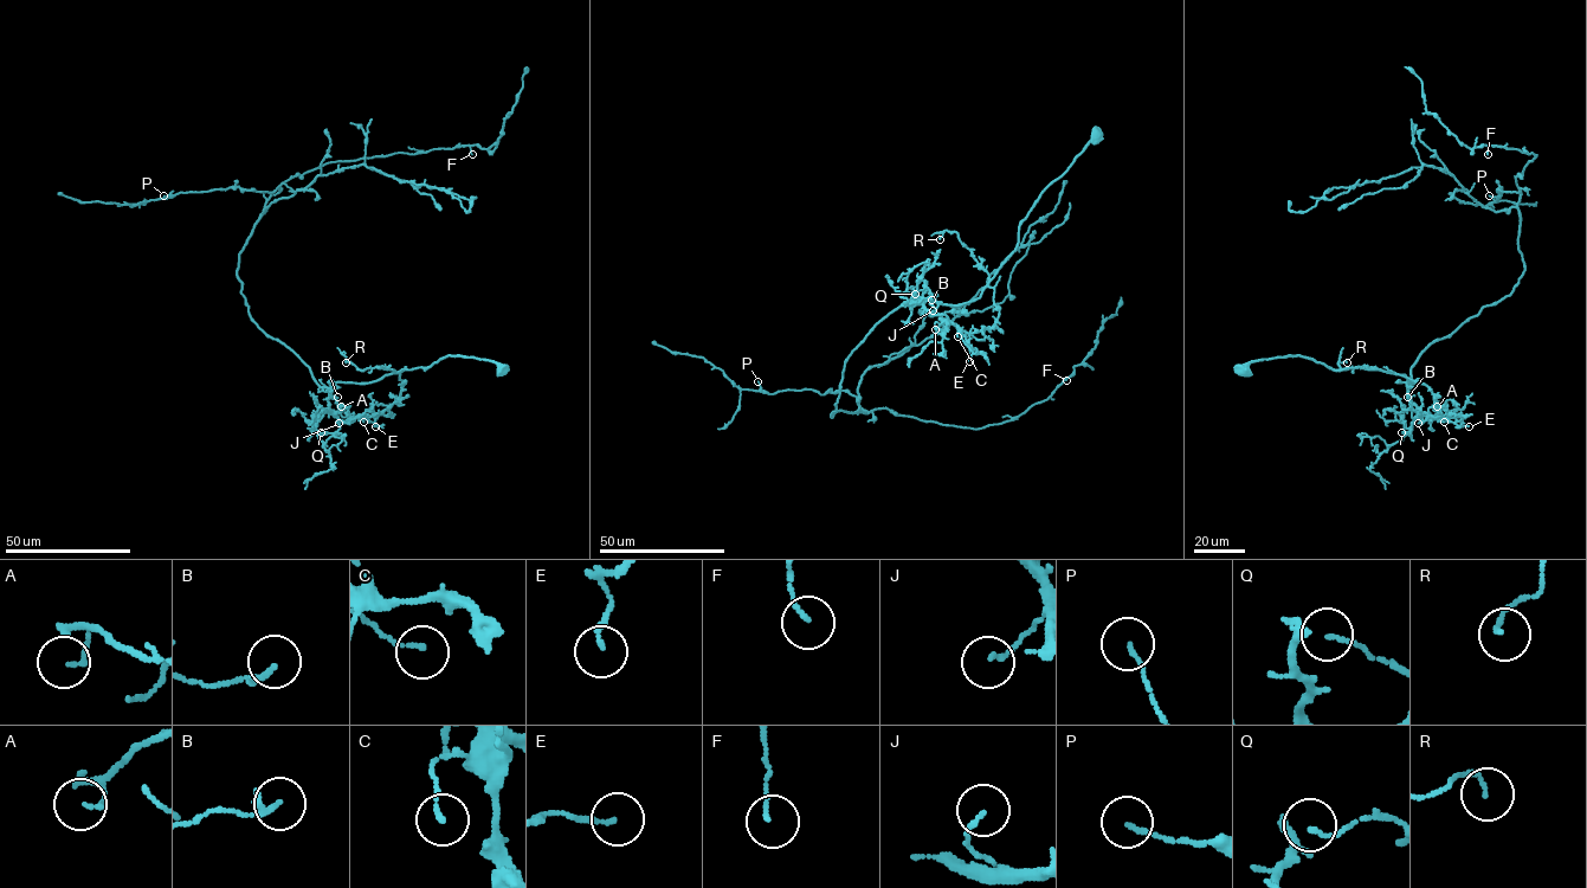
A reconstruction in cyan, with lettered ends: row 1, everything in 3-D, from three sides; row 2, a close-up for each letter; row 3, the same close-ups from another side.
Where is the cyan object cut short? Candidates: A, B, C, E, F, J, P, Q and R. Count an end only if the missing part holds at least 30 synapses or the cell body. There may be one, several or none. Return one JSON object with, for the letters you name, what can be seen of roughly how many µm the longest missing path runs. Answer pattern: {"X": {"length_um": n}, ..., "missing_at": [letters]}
{"E": {"length_um": 25}, "missing_at": ["E"]}

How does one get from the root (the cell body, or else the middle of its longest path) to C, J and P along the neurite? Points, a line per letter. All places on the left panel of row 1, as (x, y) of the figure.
C: (501, 370), (492, 361), (447, 355), (425, 370), (417, 367), (395, 372), (405, 383), (399, 399), (363, 422)
J: (501, 370), (492, 361), (447, 355), (425, 370), (402, 370), (366, 383), (337, 381), (328, 409), (339, 423)
P: (501, 370), (447, 355), (425, 370), (322, 387), (252, 321), (240, 291), (239, 253), (273, 192), (163, 195)

